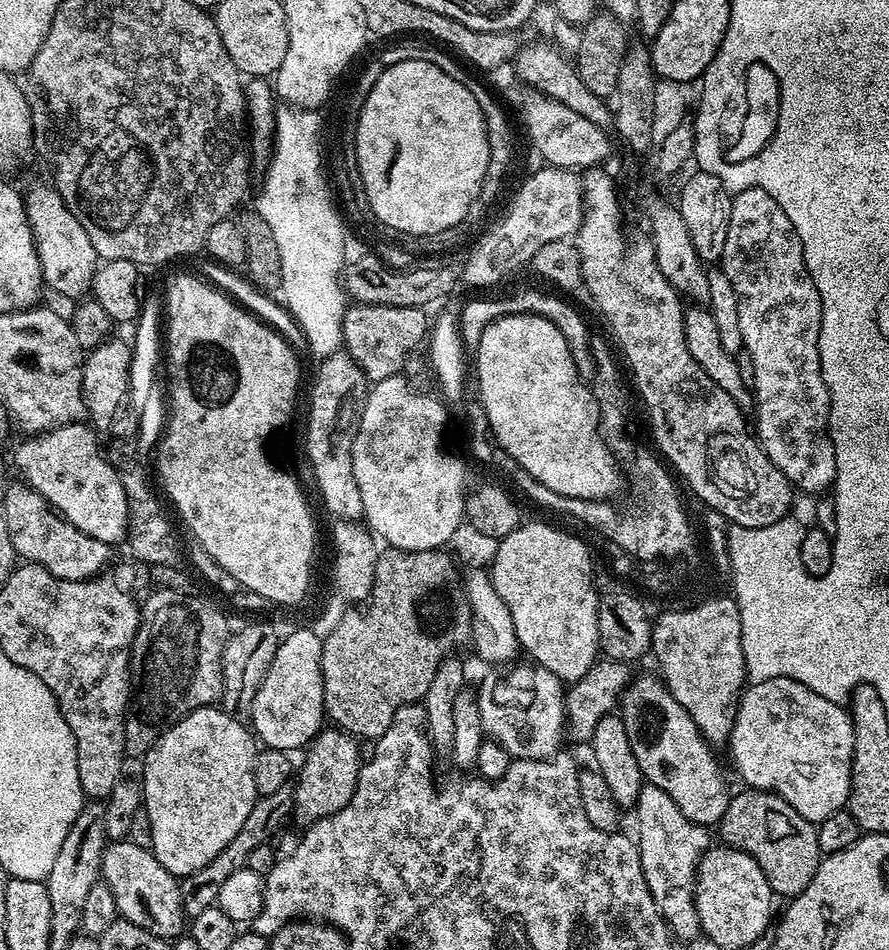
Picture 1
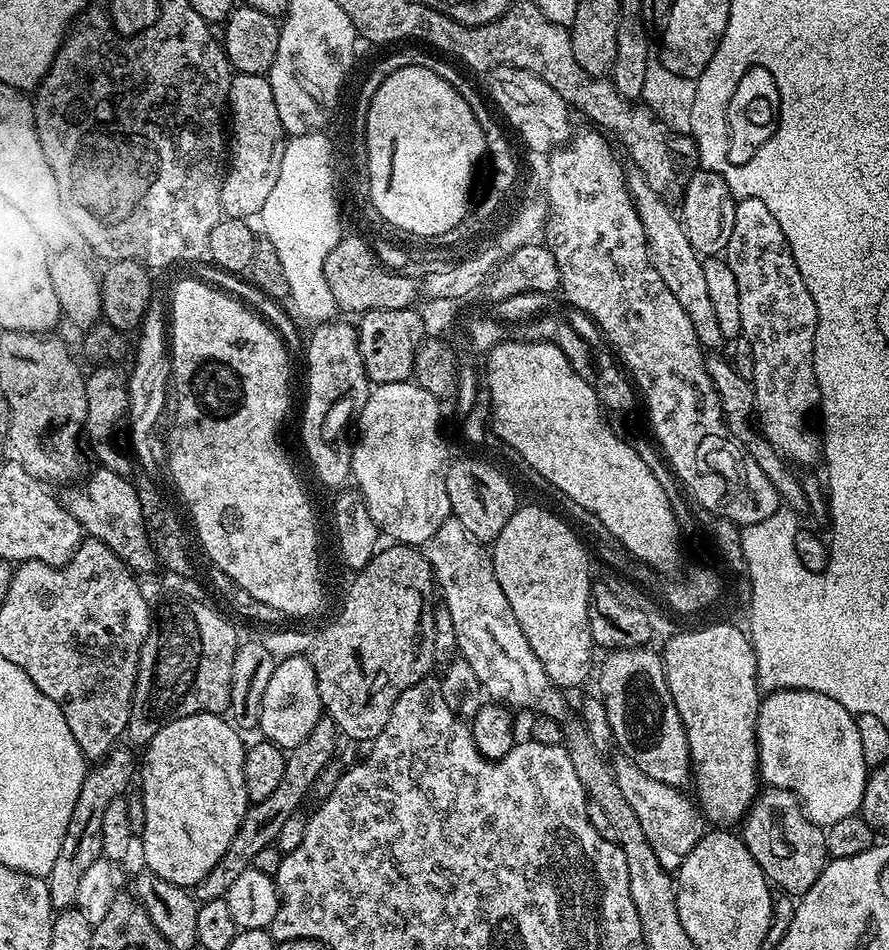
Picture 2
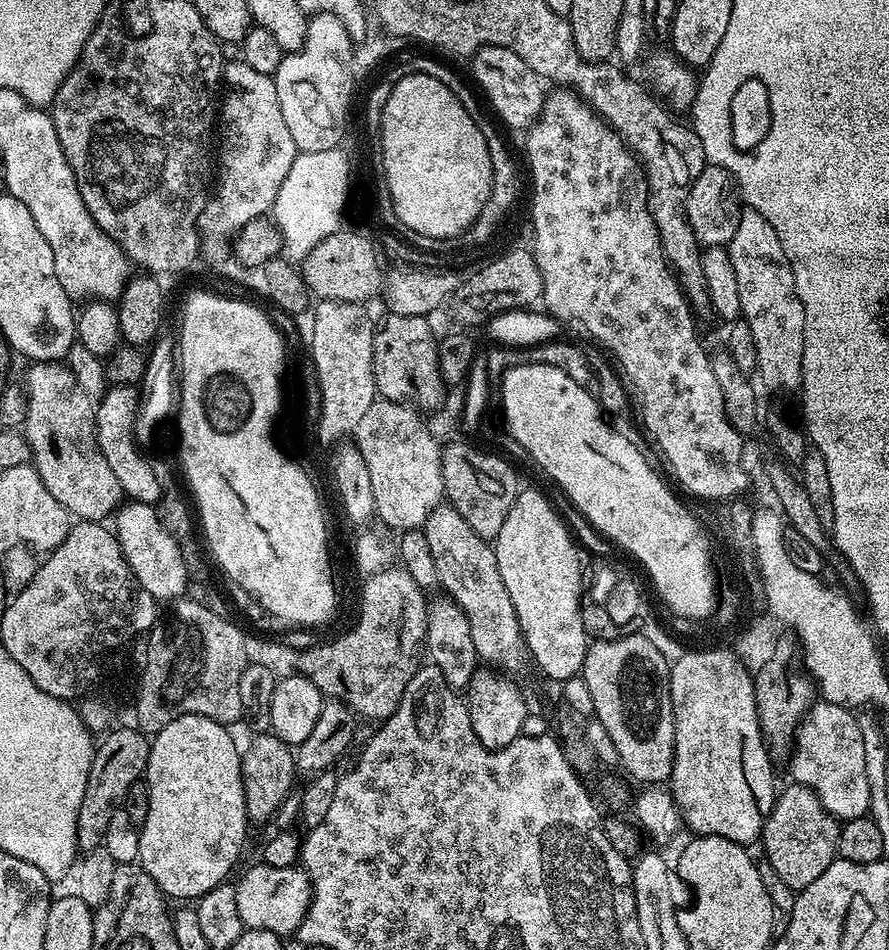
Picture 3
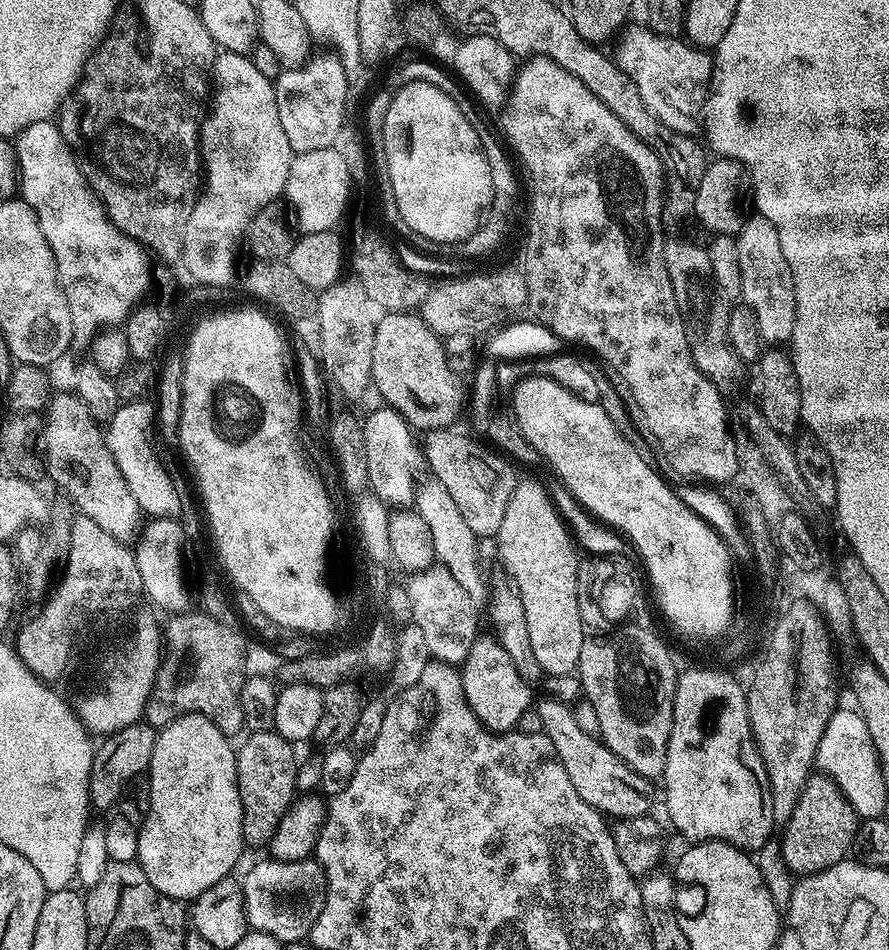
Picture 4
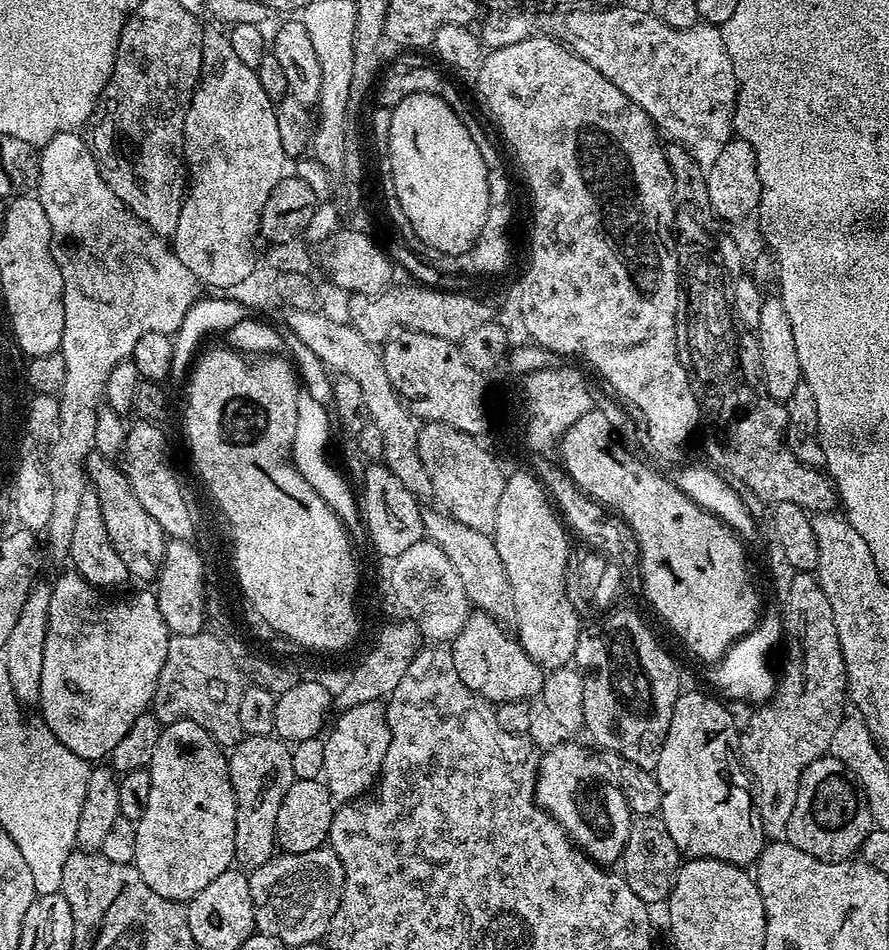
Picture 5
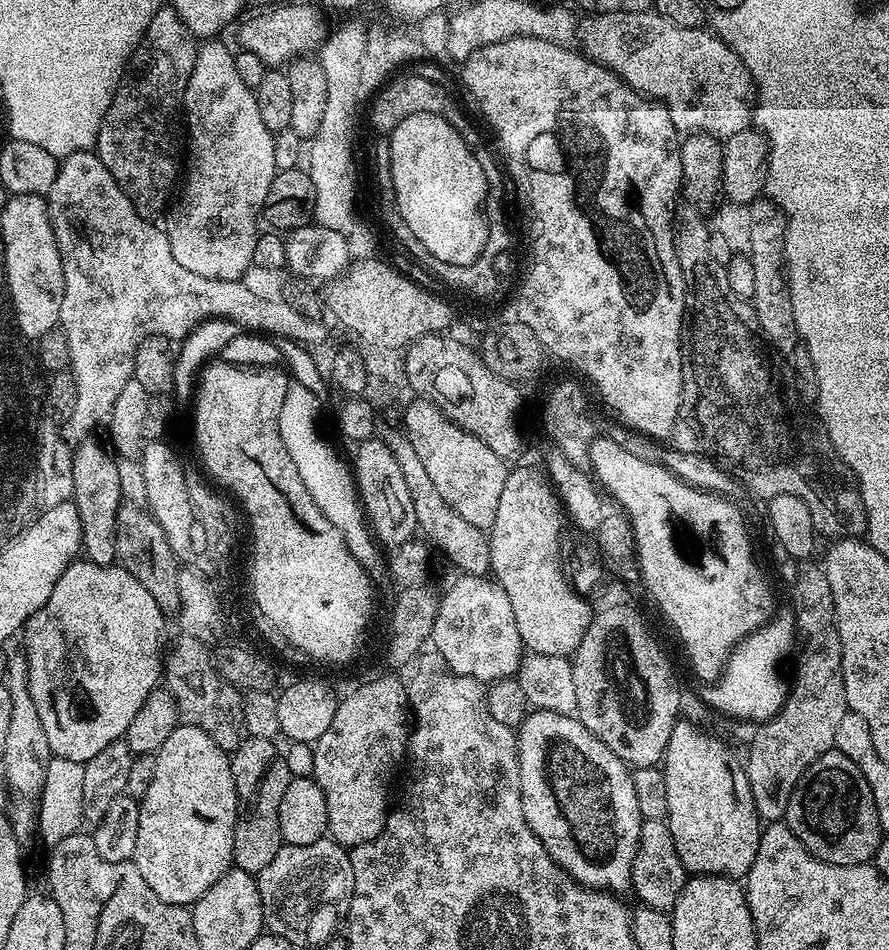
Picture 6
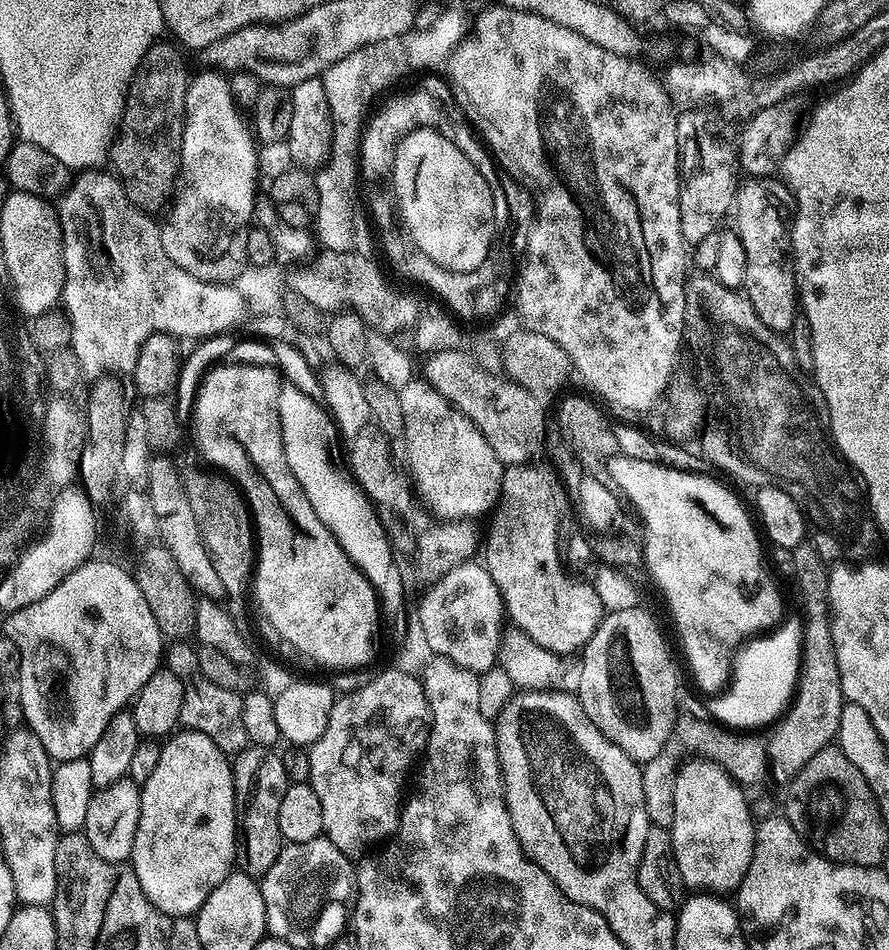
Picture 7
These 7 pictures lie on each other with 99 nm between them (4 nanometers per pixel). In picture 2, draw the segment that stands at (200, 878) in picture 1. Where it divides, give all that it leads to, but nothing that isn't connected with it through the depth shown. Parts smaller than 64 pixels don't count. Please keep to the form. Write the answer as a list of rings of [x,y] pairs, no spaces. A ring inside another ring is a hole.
[[[324,714],[301,744],[290,749],[282,782],[278,782],[278,787],[267,798],[262,798],[262,802],[249,807],[238,826],[238,834],[234,834],[230,846],[226,846],[226,854],[218,858],[218,866],[214,866],[214,870],[210,870],[210,874],[206,874],[206,878],[196,884],[194,895],[200,904],[225,899],[230,886],[234,886],[234,881],[252,867],[254,857],[277,843],[276,839],[283,834],[288,819],[299,810],[300,803],[307,798],[316,779],[323,774],[324,767],[335,758],[336,739],[341,739],[341,736],[342,733],[331,716]]]

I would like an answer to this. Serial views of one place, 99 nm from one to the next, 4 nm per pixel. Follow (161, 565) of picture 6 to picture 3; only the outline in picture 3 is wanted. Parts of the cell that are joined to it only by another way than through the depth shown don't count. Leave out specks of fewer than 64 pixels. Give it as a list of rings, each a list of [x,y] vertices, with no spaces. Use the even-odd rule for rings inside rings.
[[[36,362],[28,372],[29,388],[26,388],[28,409],[22,425],[22,435],[31,452],[31,463],[42,478],[46,490],[60,502],[75,519],[103,521],[123,501],[123,493],[114,478],[114,470],[102,458],[102,450],[96,441],[96,410],[94,400],[75,380],[71,370],[60,362]]]

